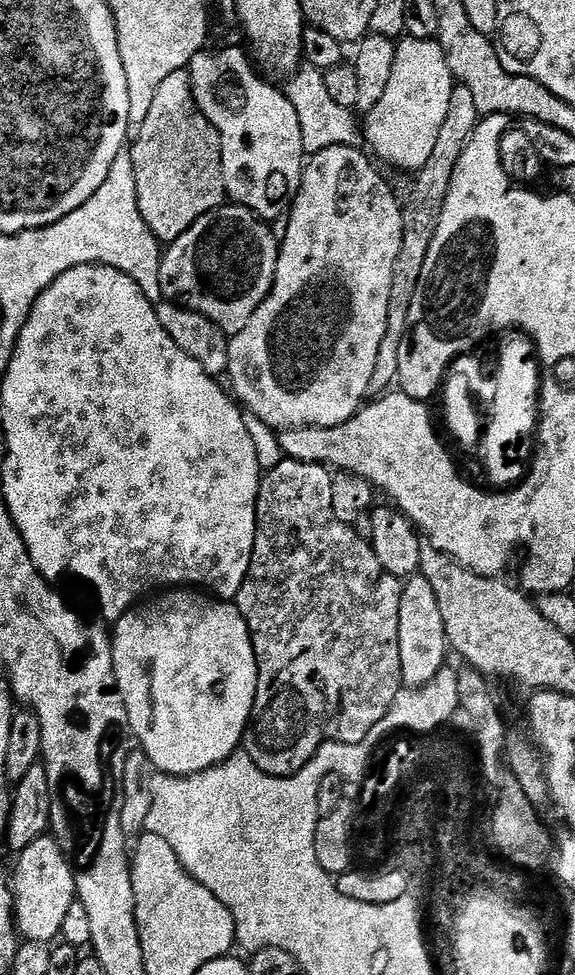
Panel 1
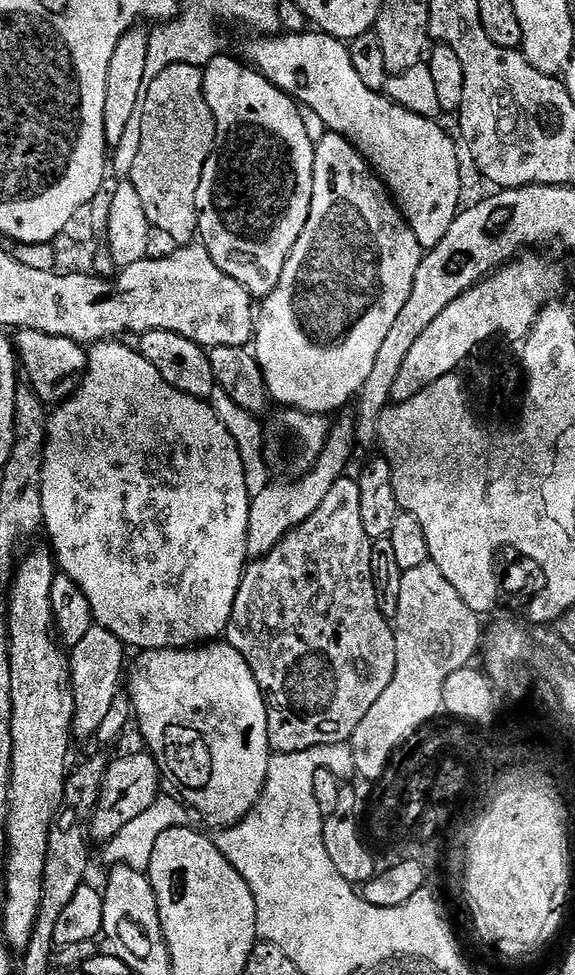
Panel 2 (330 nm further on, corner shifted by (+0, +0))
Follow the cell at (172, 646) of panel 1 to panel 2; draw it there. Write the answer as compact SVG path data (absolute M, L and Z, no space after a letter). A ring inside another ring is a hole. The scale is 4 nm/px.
M205 642L199 646L189 646L186 648L157 648L155 650L144 650L139 653L136 660L136 669L131 669L132 692L130 699L134 709L135 719L140 719L140 732L144 735L147 751L155 756L161 773L172 780L180 783L180 788L184 791L182 795L183 803L196 808L208 820L213 820L216 826L231 826L244 820L246 814L258 802L258 798L264 789L266 774L268 773L268 762L270 759L270 749L268 746L268 708L264 705L264 692L258 686L246 658L234 650L234 646L227 642Z

